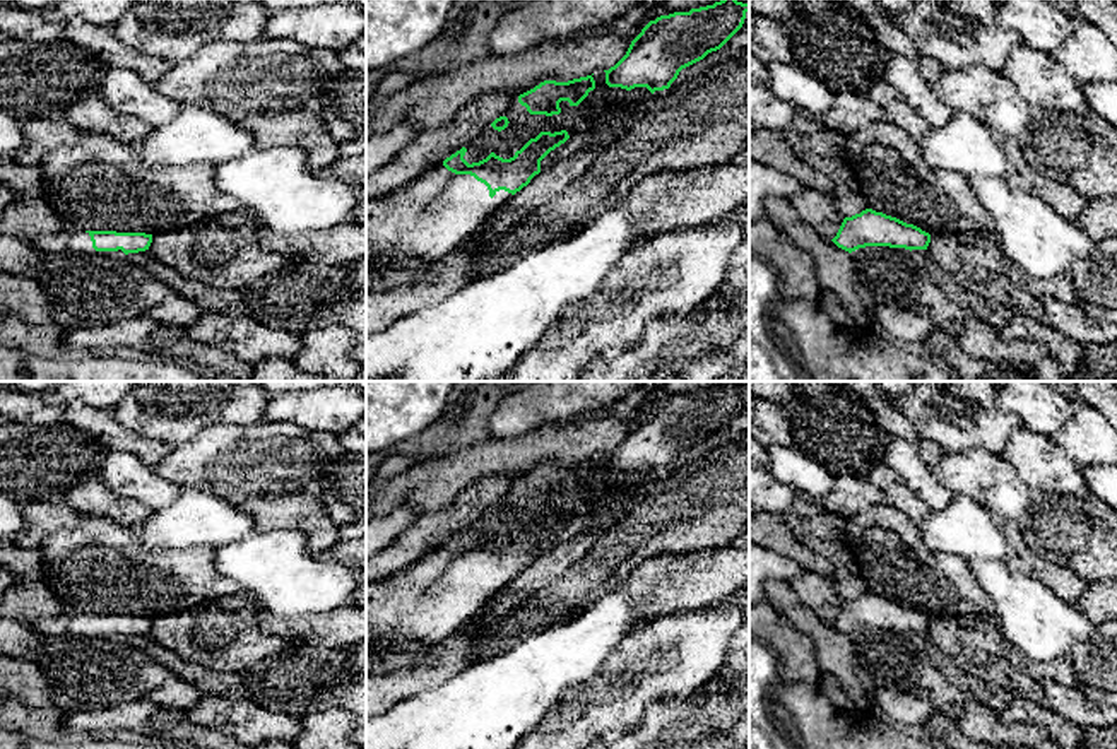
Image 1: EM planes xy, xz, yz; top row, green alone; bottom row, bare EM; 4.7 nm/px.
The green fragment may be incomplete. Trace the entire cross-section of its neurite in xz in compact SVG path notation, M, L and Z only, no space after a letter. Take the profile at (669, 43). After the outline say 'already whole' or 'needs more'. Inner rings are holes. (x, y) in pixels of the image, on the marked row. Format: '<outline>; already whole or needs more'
M720 0L713 5L674 12L650 21L631 41L626 55L614 67L604 70L606 84L626 91L647 87L652 94L669 89L683 68L720 50L742 27L748 12L749 3Z; already whole

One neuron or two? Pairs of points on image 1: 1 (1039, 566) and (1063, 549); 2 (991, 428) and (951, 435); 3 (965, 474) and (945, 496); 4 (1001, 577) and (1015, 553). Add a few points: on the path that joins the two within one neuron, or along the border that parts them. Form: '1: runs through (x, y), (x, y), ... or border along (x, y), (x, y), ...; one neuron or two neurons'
1: border along (1020, 530), (1022, 541), (1032, 551), (1083, 578); two neurons
2: runs through (981, 428), (962, 435); one neuron
3: border along (929, 467), (933, 476), (953, 495); two neurons
4: border along (1023, 573), (1042, 580), (1057, 595); two neurons

